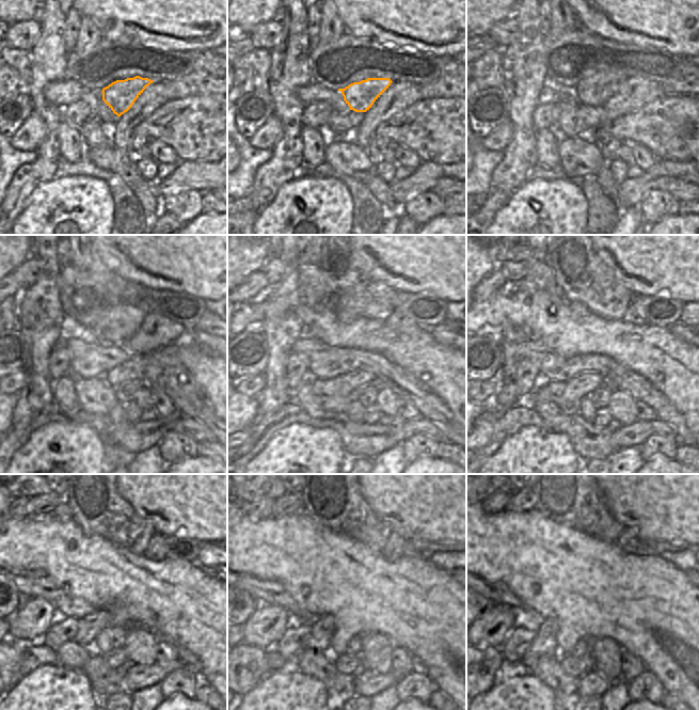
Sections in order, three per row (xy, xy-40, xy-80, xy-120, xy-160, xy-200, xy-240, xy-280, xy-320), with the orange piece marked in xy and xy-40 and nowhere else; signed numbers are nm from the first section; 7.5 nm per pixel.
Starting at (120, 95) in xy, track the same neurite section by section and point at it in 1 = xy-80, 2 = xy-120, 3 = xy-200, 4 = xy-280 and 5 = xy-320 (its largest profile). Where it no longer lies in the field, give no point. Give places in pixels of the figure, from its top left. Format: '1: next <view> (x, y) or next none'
1: next xy-80 (596, 90)
2: next xy-120 (117, 326)
3: next xy-200 (572, 257)
4: next xy-280 (330, 495)
5: next xy-320 (569, 495)

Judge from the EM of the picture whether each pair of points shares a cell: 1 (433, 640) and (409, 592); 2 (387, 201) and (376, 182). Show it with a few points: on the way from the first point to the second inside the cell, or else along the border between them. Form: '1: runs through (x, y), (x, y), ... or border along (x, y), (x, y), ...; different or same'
1: runs through (433, 628), (433, 620), (416, 603); same
2: runs through (384, 196), (377, 186); same

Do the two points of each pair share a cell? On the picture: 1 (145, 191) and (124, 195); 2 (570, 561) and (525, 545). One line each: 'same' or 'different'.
1: different
2: same

